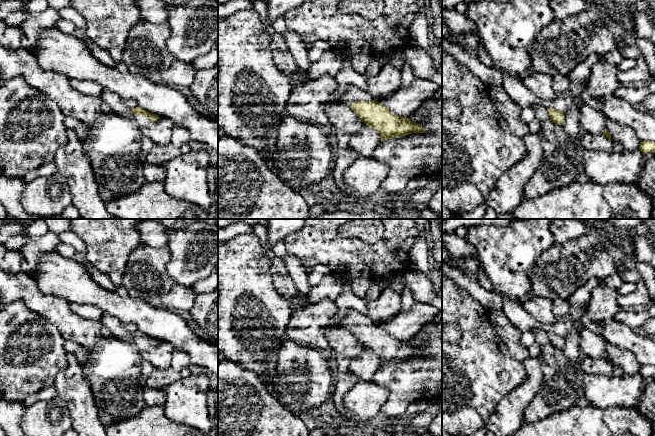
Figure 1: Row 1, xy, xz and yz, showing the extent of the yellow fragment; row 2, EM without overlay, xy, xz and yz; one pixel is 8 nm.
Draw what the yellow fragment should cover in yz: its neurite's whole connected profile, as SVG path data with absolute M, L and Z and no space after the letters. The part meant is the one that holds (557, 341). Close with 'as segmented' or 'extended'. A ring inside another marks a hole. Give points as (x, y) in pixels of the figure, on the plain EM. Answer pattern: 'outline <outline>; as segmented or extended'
outline M533 329L530 331L536 340L536 343L542 347L550 344L552 347L562 349L565 346L565 339L561 335L557 335L553 332L545 332L543 329Z; extended

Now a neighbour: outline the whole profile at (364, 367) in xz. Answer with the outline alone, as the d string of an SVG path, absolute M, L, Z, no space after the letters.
M364 350L360 356L351 359L349 371L352 372L356 380L371 381L377 371L381 368L379 356L369 350Z

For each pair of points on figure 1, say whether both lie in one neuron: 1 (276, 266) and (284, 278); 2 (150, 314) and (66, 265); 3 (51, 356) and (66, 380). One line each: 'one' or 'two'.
1: one
2: one
3: two

